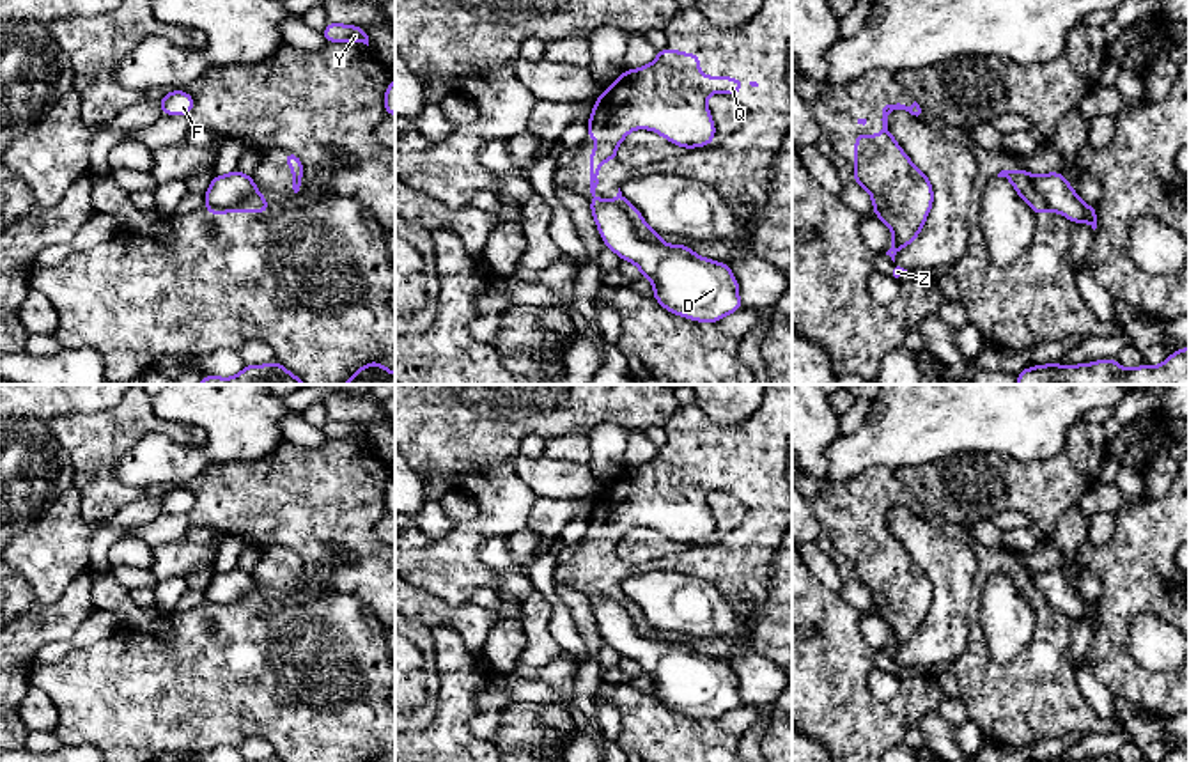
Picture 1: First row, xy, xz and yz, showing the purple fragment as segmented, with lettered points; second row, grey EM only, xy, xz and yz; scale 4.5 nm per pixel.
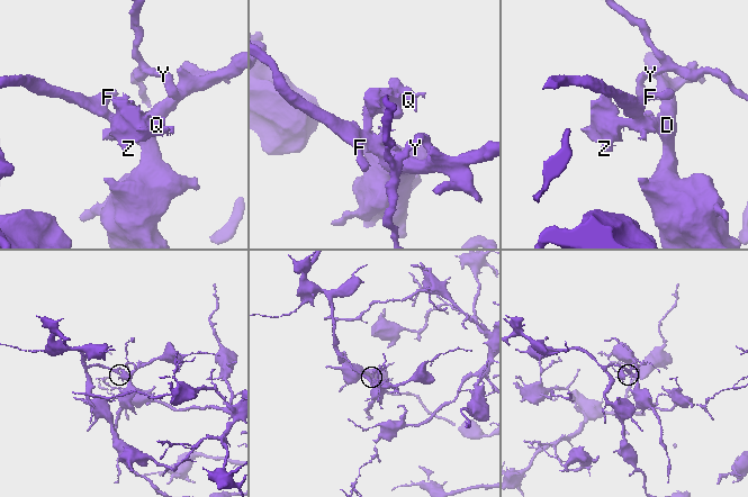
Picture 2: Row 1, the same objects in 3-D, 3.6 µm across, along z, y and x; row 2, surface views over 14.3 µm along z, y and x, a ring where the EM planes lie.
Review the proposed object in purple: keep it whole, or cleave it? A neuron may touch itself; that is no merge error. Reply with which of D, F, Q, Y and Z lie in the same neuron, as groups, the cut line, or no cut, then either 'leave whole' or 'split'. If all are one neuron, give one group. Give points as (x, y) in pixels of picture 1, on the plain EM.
groups D F Y / Q Z; cut xz (610, 598), (626, 612), (642, 635), (661, 640); split

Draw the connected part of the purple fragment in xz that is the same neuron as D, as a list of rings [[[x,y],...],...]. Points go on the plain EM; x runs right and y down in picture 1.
[[[595,594],[588,601],[606,645],[633,659],[652,679],[652,695],[663,705],[696,719],[718,719],[742,705],[728,661],[703,656],[686,641],[641,636],[611,597]]]

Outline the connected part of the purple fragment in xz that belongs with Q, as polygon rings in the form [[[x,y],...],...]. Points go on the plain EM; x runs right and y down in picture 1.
[[[657,447],[652,461],[624,468],[611,484],[602,489],[588,514],[588,535],[594,535],[590,546],[590,590],[595,594],[601,562],[617,556],[617,546],[633,526],[652,526],[668,539],[684,546],[703,544],[714,539],[716,525],[707,503],[707,494],[716,489],[730,493],[739,491],[746,480],[732,473],[703,473],[698,450],[682,450],[679,447]]]

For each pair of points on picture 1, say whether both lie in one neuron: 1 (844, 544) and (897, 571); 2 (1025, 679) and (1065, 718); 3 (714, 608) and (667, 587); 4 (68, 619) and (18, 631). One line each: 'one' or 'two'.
1: one
2: one
3: one
4: one

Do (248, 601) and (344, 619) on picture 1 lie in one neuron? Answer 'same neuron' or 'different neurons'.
same neuron

